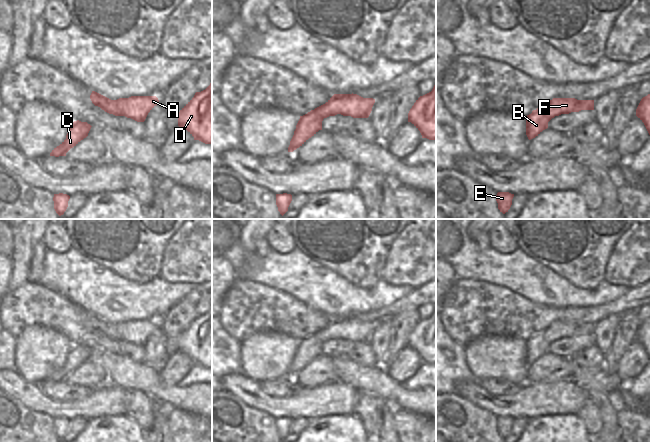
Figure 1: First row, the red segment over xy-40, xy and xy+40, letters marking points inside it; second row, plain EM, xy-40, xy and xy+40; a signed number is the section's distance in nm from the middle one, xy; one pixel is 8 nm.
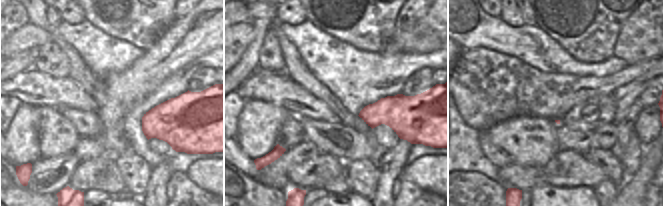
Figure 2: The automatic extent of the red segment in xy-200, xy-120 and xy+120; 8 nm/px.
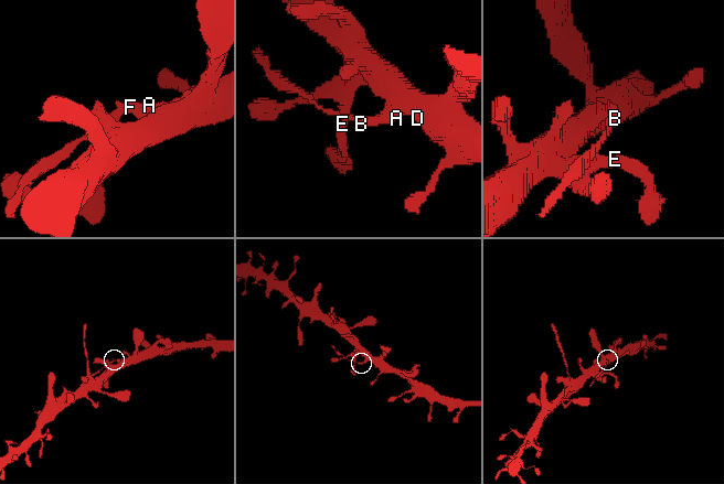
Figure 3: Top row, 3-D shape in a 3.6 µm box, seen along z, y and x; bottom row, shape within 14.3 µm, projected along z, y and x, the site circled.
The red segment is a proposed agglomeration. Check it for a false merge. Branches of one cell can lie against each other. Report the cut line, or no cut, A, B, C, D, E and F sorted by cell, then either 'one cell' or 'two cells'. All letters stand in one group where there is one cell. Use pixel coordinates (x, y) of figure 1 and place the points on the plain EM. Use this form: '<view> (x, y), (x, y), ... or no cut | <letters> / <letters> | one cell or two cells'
xy+40 (536, 333), (548, 345) | A D E F / B C | two cells

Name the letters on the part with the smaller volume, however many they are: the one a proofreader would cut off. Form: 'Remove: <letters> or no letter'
Remove: B, C

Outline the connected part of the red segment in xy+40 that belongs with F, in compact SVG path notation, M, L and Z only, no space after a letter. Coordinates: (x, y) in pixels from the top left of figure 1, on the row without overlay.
M553 322L545 330L536 333L550 345L555 340L579 336L581 334L594 334L594 324L577 324L575 322Z

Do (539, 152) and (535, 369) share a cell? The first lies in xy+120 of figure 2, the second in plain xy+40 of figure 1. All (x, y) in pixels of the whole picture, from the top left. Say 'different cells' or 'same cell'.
different cells

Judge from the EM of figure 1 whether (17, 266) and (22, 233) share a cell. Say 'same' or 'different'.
same

